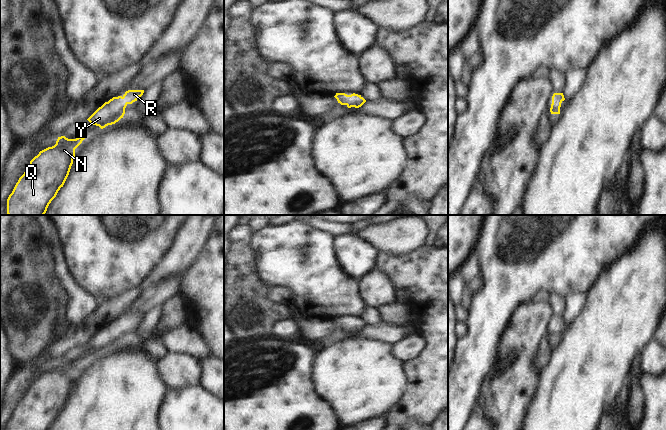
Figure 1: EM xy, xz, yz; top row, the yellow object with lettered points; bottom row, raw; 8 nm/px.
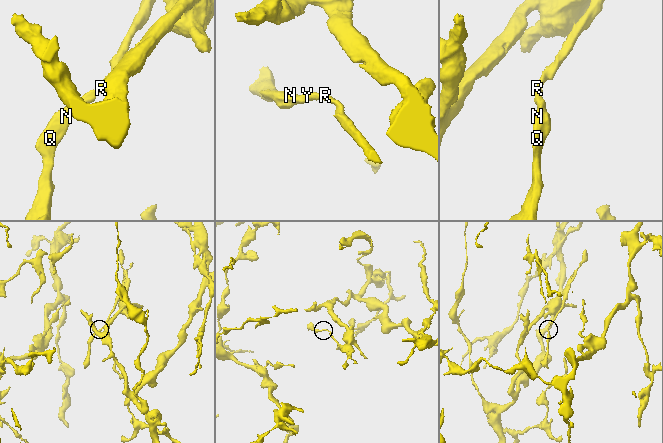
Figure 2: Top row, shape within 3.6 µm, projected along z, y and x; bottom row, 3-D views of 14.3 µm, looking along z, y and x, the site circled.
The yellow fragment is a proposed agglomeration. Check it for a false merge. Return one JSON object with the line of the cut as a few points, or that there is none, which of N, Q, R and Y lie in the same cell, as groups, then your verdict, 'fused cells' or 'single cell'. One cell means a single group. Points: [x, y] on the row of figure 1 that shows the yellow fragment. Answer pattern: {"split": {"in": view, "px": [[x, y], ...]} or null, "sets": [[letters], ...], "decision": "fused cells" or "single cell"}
{"split": null, "sets": [["N", "Q", "R", "Y"]], "decision": "single cell"}

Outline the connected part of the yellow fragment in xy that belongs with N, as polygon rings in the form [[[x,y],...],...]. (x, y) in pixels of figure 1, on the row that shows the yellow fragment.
[[[61,136],[54,146],[40,151],[9,195],[7,214],[44,215],[63,187],[73,164],[75,149],[84,139]]]

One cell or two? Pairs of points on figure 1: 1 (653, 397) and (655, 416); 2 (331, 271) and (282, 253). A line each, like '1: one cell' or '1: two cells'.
1: one cell
2: one cell

